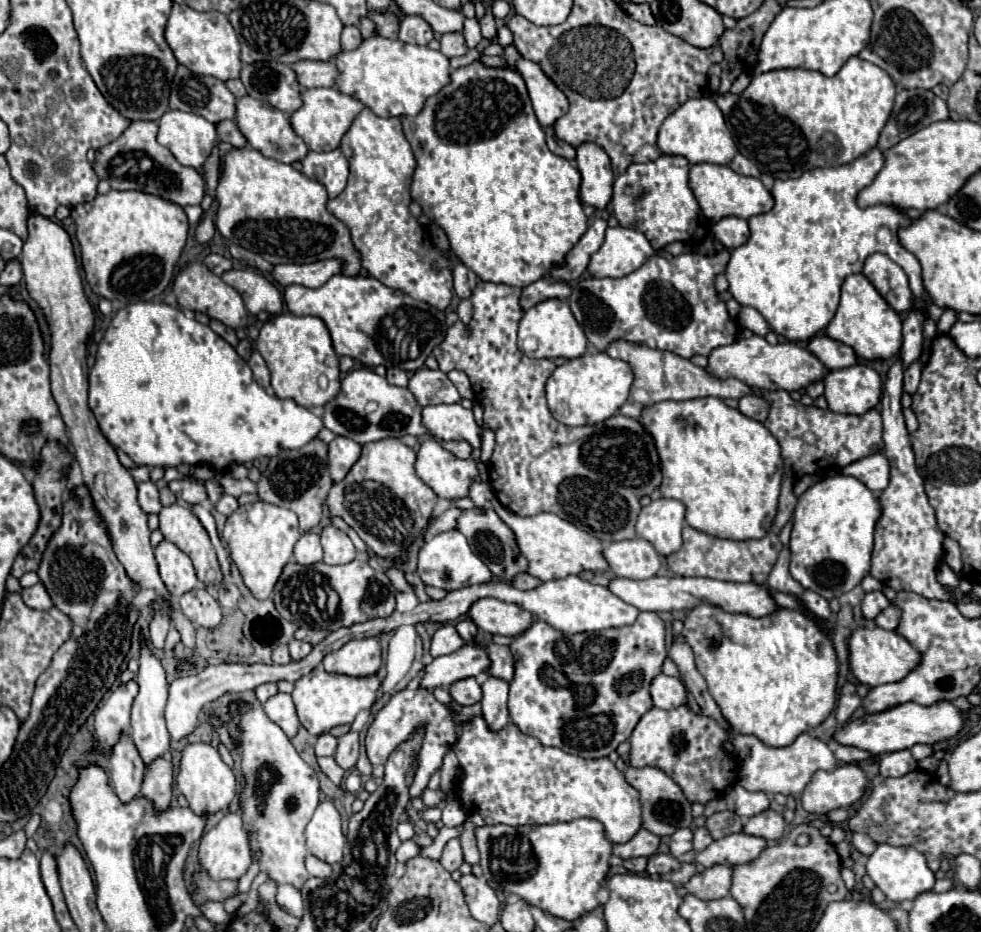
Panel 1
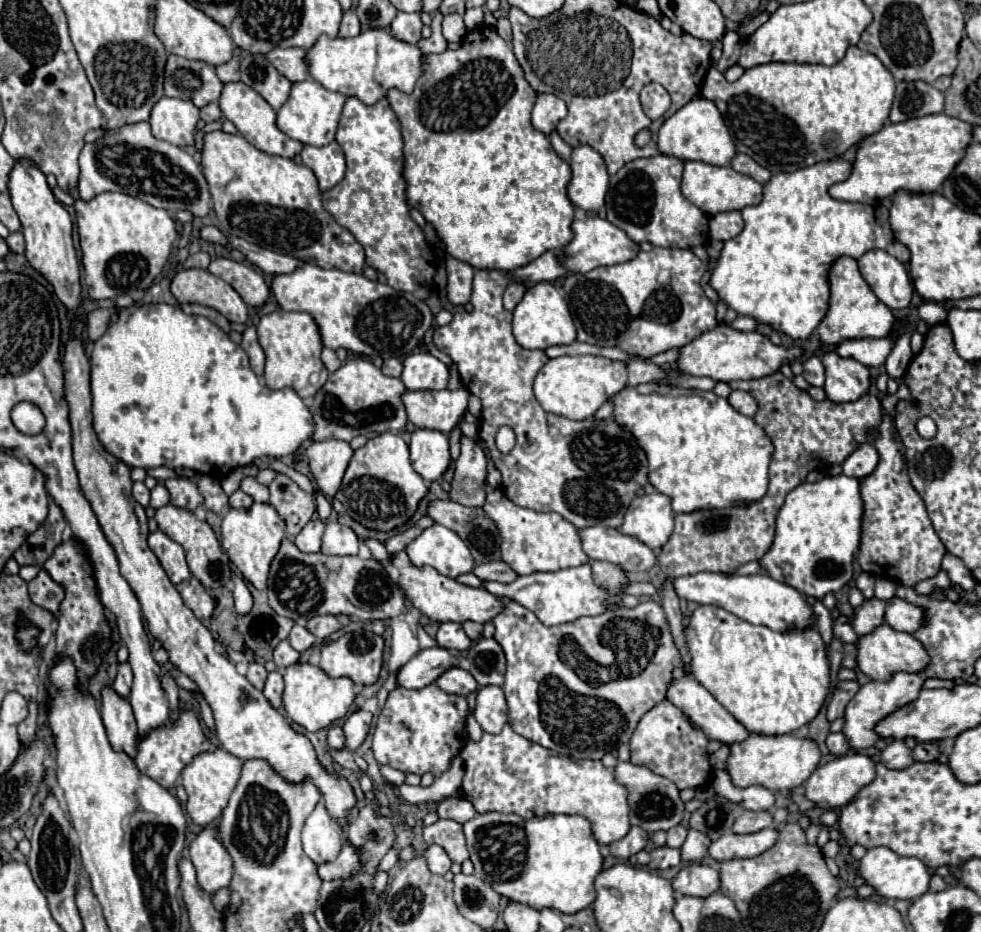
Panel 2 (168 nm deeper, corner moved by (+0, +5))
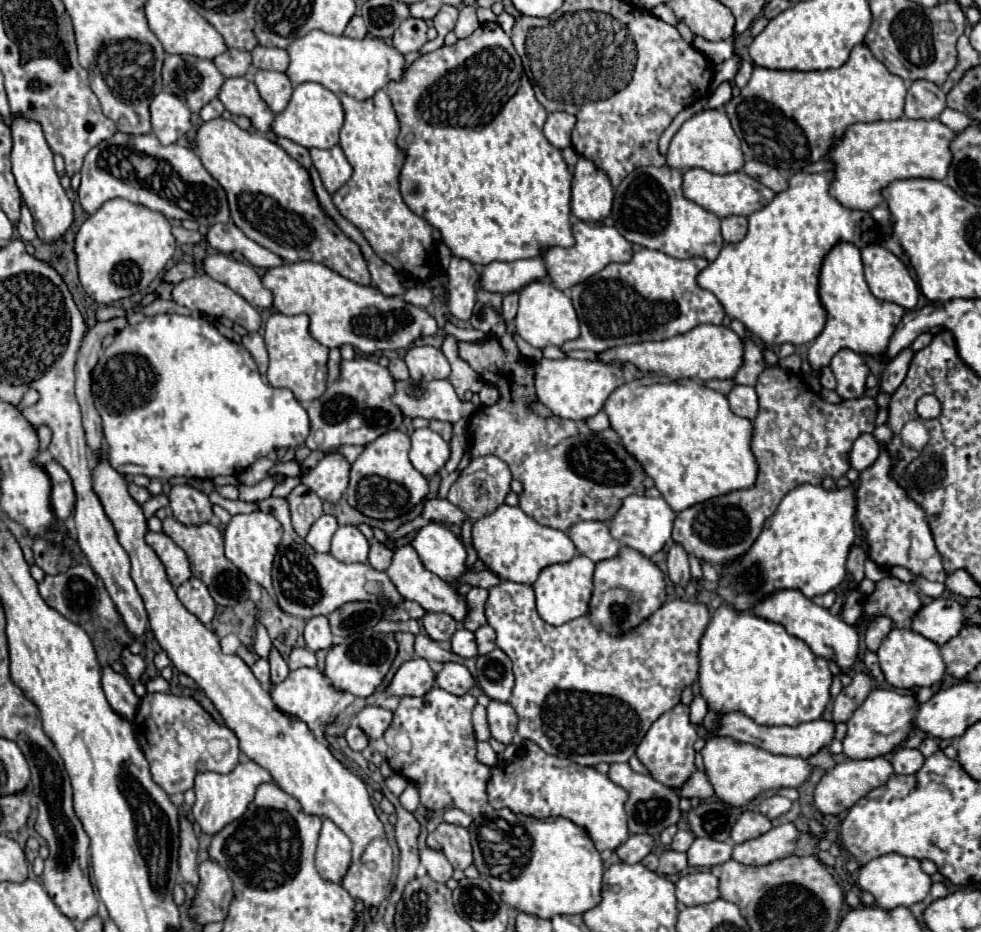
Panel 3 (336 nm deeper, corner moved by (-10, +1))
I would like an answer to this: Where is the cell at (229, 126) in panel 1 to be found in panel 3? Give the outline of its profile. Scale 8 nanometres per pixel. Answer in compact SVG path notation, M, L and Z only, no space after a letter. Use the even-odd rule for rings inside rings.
M212 99L208 105L204 105L200 109L200 117L204 121L210 121L210 119L216 119L216 117L222 117L222 115L224 115L224 105L218 99Z

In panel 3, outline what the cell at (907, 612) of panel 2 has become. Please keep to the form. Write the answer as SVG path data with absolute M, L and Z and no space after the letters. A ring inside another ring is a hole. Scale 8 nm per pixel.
M934 599L924 605L924 609L914 617L912 629L934 641L936 645L944 645L950 639L958 637L964 627L962 607L954 599Z

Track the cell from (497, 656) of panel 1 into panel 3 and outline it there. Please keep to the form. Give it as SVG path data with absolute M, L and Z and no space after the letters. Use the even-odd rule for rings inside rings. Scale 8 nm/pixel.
M494 649L488 655L480 655L476 663L476 681L482 691L496 701L508 703L512 689L514 689L514 675L512 675L512 661L504 651Z

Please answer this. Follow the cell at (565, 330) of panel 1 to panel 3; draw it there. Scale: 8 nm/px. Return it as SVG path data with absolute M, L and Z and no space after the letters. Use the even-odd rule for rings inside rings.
M532 281L526 287L522 287L518 295L520 295L520 305L518 305L518 313L514 319L516 333L524 341L528 341L532 347L542 349L548 345L562 345L570 339L576 339L576 335L580 335L576 311L572 307L570 297L564 291L544 281Z

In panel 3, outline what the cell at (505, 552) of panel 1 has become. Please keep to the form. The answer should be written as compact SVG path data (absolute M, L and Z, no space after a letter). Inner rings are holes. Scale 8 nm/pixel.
M428 499L422 509L422 517L426 521L436 521L436 523L456 523L462 525L464 513L452 505L448 499Z

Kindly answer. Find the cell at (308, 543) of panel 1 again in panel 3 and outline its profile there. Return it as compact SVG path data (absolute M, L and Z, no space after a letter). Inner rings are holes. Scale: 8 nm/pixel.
M324 513L310 529L310 533L306 535L306 543L320 553L328 553L330 551L330 539L338 529L338 521L334 515Z

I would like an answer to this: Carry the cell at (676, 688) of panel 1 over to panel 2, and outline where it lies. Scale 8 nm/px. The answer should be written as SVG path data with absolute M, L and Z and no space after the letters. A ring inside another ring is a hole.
M684 675L682 679L672 679L668 685L668 691L666 691L666 699L670 703L674 703L676 707L680 707L686 713L686 717L690 717L690 721L696 723L708 735L708 739L718 739L726 745L732 745L750 735L694 677Z

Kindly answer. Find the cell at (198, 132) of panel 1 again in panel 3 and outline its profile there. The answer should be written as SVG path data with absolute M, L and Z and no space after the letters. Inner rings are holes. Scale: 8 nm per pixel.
M164 91L150 101L150 123L152 133L162 145L174 143L178 137L186 135L192 129L188 107L184 107L176 95Z

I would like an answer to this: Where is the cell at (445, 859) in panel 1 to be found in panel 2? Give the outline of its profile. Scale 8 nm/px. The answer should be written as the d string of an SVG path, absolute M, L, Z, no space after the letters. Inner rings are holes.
M430 845L430 847L424 851L424 855L428 857L428 867L430 867L430 871L434 871L434 873L438 873L438 875L444 875L444 873L452 867L452 861L450 861L448 853L446 853L442 847Z

